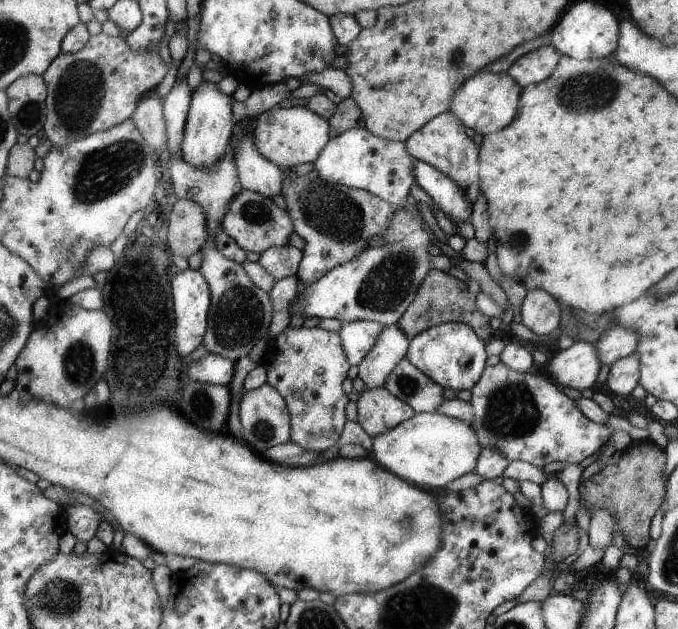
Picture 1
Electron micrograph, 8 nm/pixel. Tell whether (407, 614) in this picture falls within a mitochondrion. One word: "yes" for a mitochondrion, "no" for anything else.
yes

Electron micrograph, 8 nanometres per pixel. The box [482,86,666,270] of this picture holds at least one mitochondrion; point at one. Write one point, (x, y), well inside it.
(515, 238)

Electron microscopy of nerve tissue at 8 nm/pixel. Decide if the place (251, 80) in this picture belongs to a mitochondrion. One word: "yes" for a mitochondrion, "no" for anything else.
no

